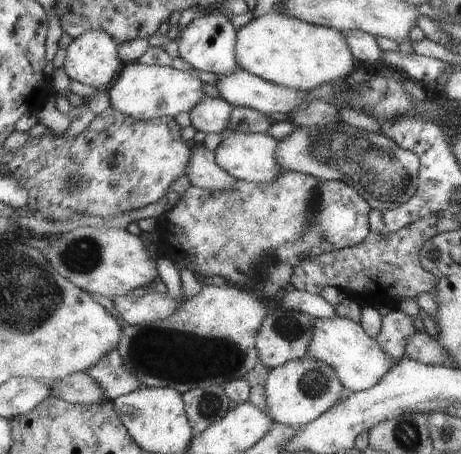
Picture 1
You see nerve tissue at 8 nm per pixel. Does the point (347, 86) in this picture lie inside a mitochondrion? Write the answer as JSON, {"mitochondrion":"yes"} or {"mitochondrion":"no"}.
{"mitochondrion":"no"}

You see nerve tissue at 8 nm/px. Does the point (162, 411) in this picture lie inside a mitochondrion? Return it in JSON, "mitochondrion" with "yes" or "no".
{"mitochondrion":"no"}

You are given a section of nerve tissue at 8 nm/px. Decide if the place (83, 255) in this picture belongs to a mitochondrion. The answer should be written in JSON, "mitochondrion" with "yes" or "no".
{"mitochondrion":"yes"}

